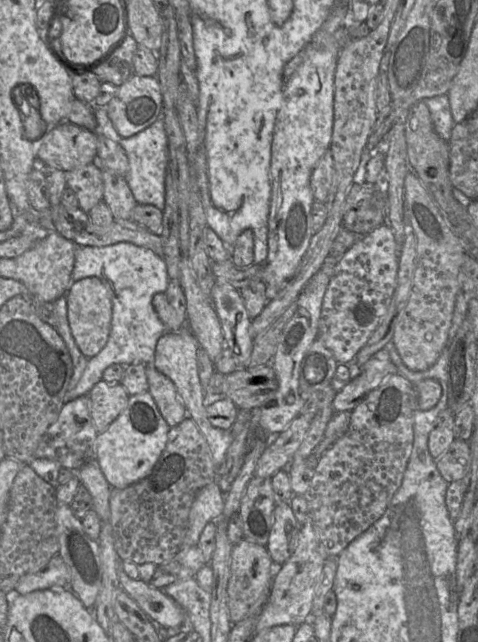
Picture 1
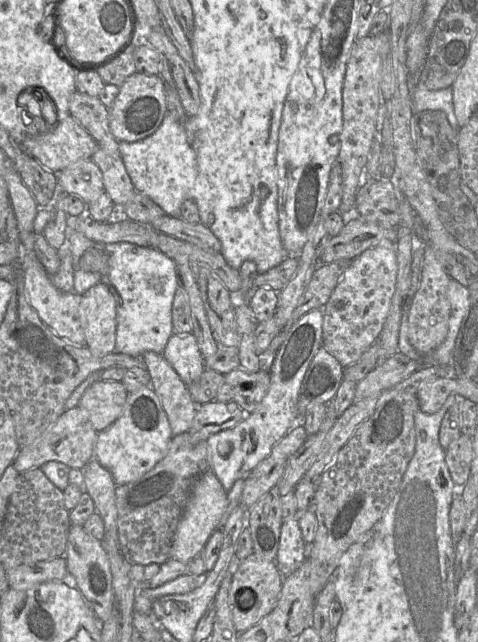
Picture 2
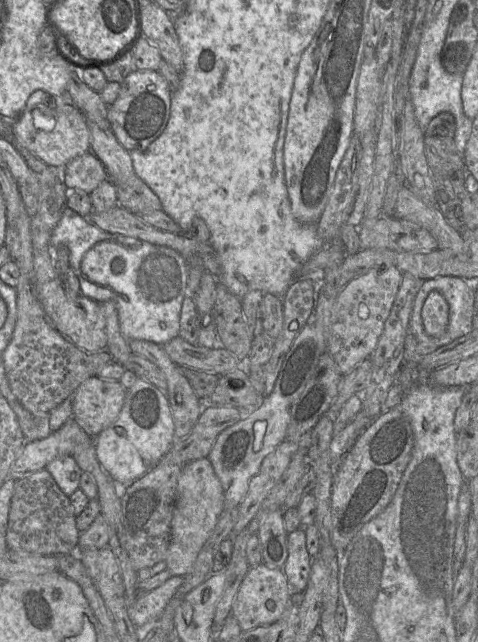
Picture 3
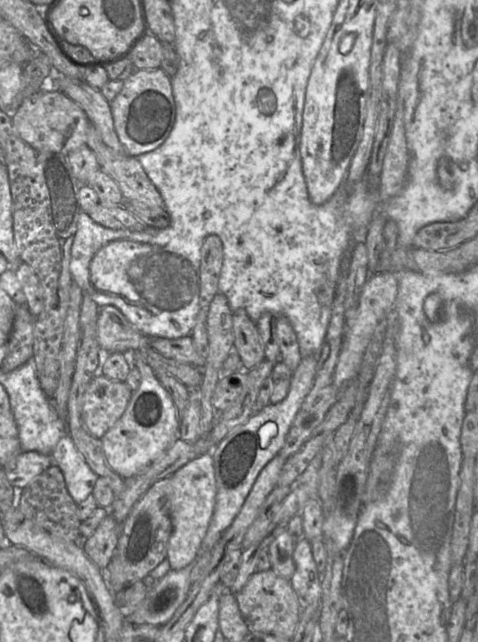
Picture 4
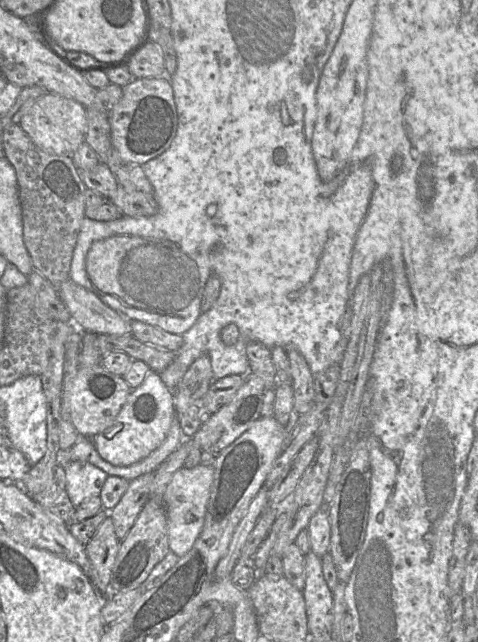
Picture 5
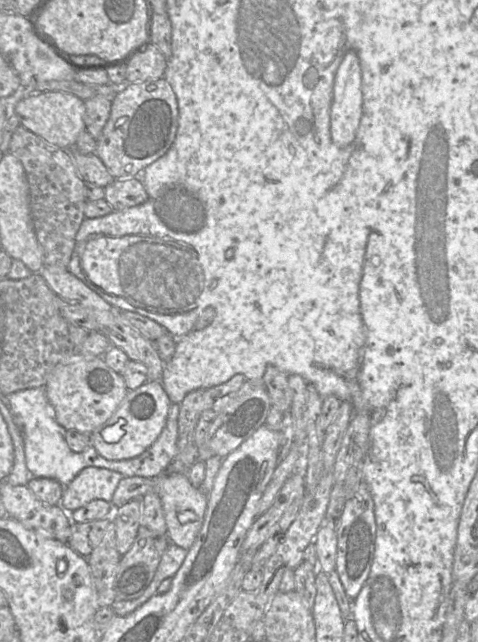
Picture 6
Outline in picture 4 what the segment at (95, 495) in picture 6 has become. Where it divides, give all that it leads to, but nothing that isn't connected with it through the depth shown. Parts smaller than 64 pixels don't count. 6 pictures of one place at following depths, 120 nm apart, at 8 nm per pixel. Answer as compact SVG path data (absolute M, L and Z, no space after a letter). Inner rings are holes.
M67 433L59 439L50 457L52 464L62 471L67 491L76 504L92 494L98 476L91 470Z

